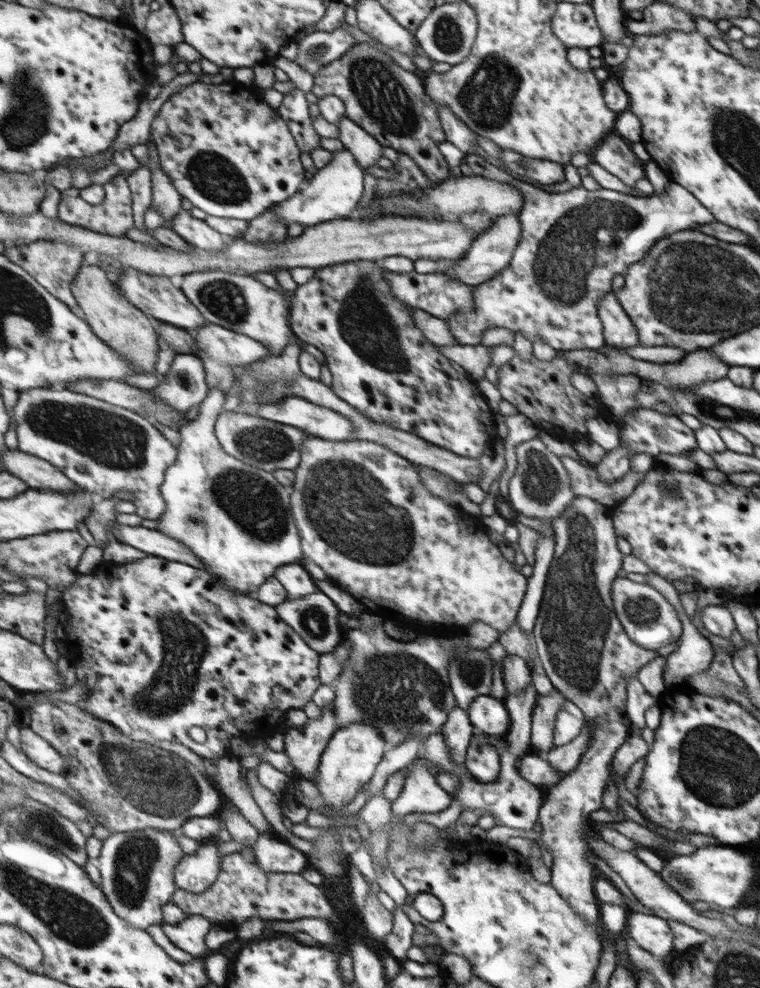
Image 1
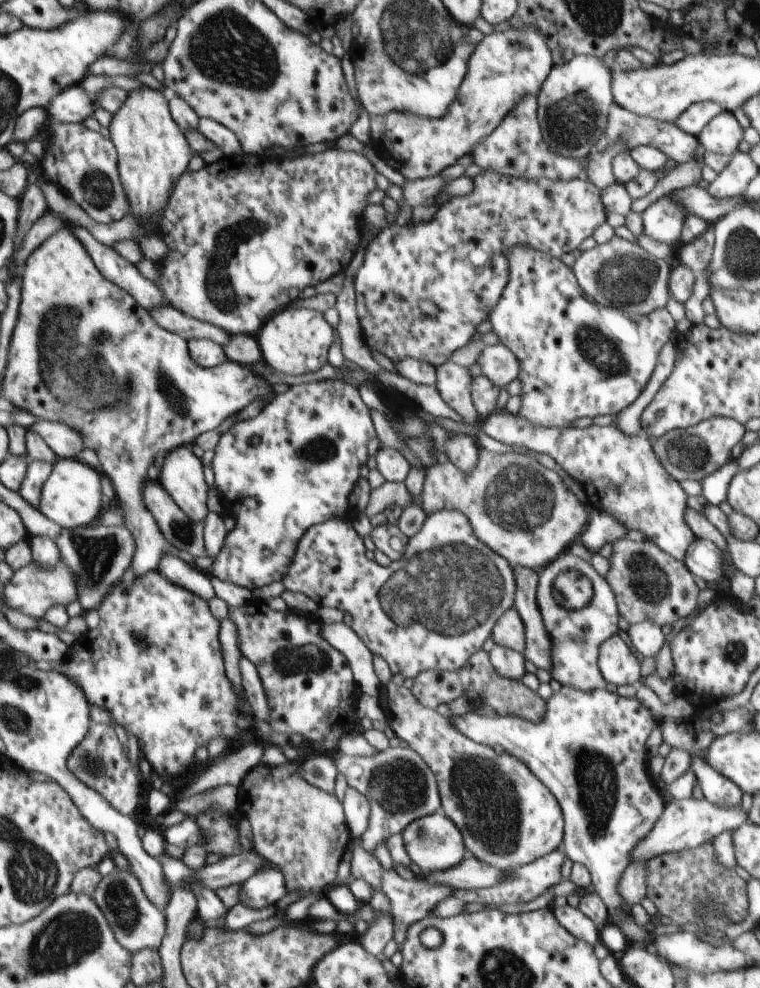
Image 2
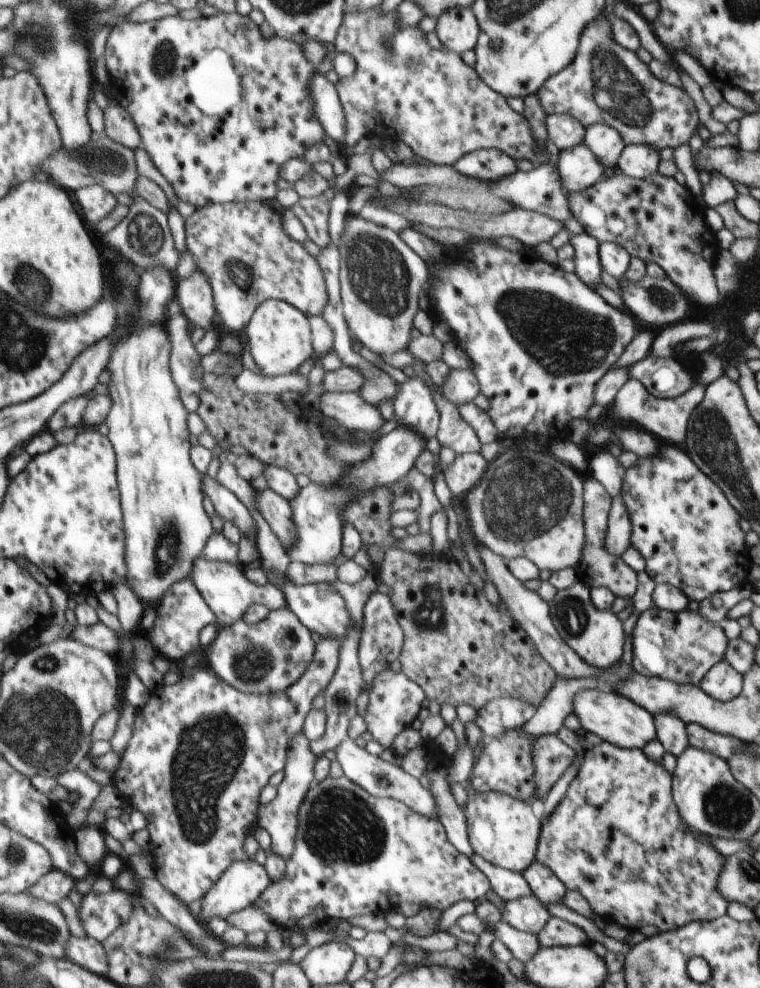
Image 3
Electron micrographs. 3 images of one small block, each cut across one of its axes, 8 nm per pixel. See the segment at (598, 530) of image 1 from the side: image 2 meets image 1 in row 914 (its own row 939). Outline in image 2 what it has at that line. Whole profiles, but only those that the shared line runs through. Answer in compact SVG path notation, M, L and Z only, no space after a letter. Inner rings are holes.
M570 905L560 906L555 909L557 918L566 930L576 938L589 942L591 945L598 943L598 930L593 919L588 918L578 907Z

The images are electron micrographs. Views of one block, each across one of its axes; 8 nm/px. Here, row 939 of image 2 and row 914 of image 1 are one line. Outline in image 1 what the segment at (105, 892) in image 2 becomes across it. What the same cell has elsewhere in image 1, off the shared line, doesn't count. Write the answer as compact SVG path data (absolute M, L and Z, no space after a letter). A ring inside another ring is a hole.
M150 828L111 834L110 837L104 840L102 856L97 860L104 876L102 888L109 895L109 900L113 903L118 914L122 918L126 918L128 922L132 922L134 926L142 928L142 930L149 931L150 926L165 922L165 906L173 902L177 891L174 885L175 874L182 857L186 855L177 840L177 836L181 833L181 830L178 832L158 831Z

